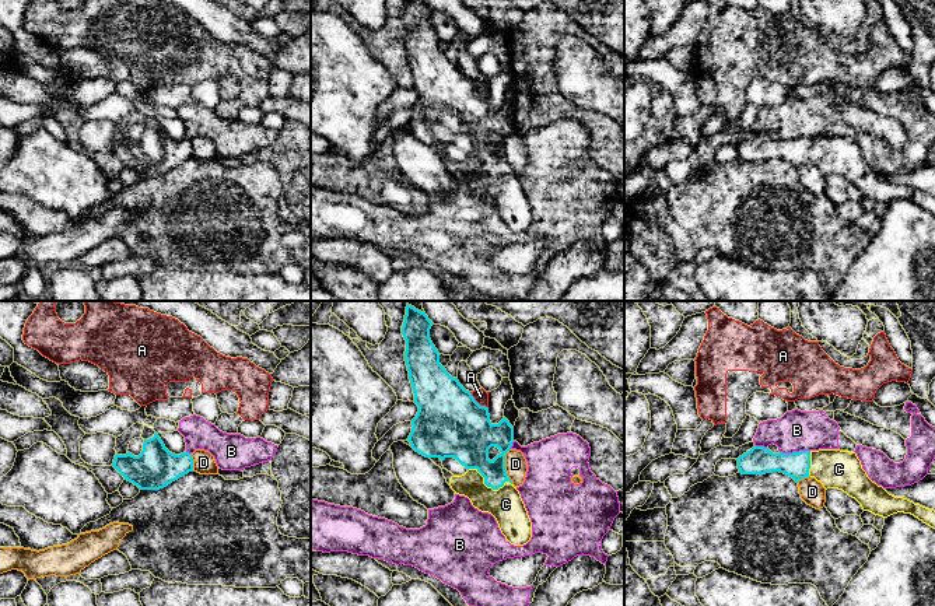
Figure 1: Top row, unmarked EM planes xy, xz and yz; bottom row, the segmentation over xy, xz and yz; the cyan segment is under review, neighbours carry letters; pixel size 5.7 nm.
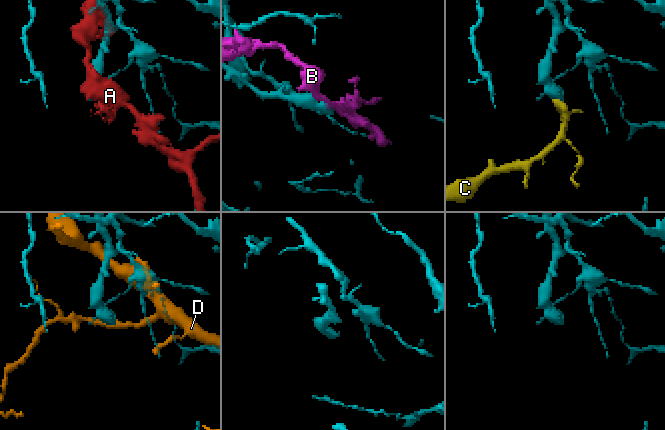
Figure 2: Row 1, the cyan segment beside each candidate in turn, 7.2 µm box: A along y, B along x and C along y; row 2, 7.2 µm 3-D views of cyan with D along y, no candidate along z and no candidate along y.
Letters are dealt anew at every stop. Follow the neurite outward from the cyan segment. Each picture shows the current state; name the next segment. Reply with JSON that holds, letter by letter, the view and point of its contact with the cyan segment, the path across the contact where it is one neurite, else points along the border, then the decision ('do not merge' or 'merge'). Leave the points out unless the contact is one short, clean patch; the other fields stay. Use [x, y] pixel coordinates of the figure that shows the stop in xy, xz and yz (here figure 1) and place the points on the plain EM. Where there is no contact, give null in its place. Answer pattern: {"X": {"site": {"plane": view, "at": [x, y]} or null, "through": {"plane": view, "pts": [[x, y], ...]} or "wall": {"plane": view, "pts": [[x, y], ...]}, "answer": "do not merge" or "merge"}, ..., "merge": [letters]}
{"A": {"site": {"plane": "xz", "at": [476, 88]}, "answer": "do not merge"}, "B": {"site": {"plane": "yz", "at": [794, 139]}, "answer": "do not merge"}, "C": {"site": {"plane": "xz", "at": [487, 172]}, "through": {"plane": "xz", "pts": [[469, 133], [487, 172], [505, 191]]}, "answer": "merge"}, "D": {"site": {"plane": "xz", "at": [504, 153]}, "answer": "do not merge"}, "merge": ["C"]}

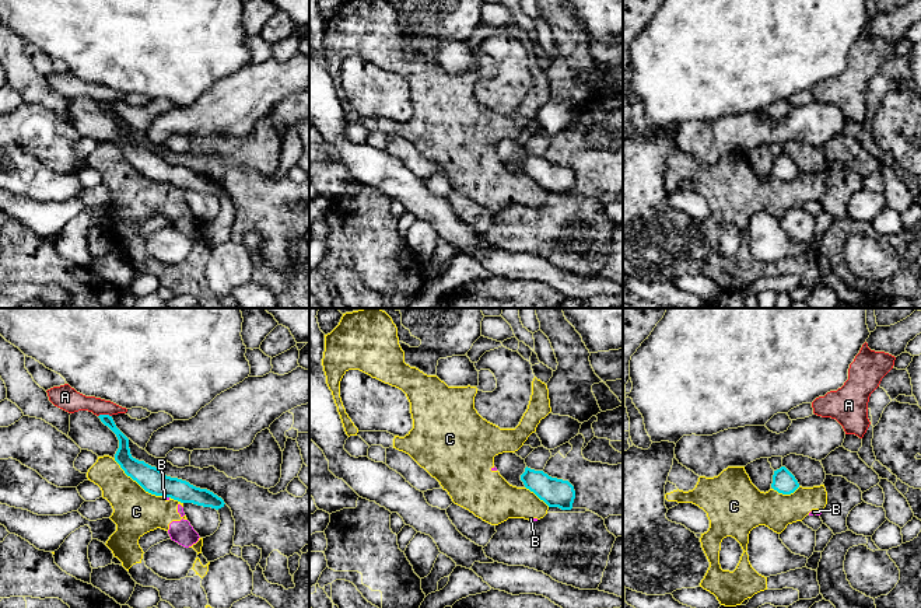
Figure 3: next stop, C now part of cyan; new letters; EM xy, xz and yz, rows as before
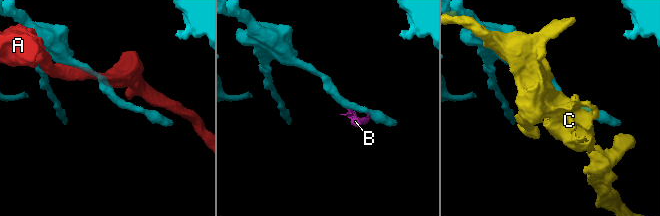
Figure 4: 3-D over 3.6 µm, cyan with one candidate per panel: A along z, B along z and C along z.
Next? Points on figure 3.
{"A": {"site": {"plane": "xy", "at": [104, 101]}, "answer": "do not merge"}, "B": {"site": {"plane": "xy", "at": [167, 182]}, "wall": {"plane": "xy", "pts": [[164, 182], [168, 184]]}, "answer": "do not merge"}, "C": {"site": {"plane": "xy", "at": [137, 168]}, "answer": "do not merge"}, "merge": []}

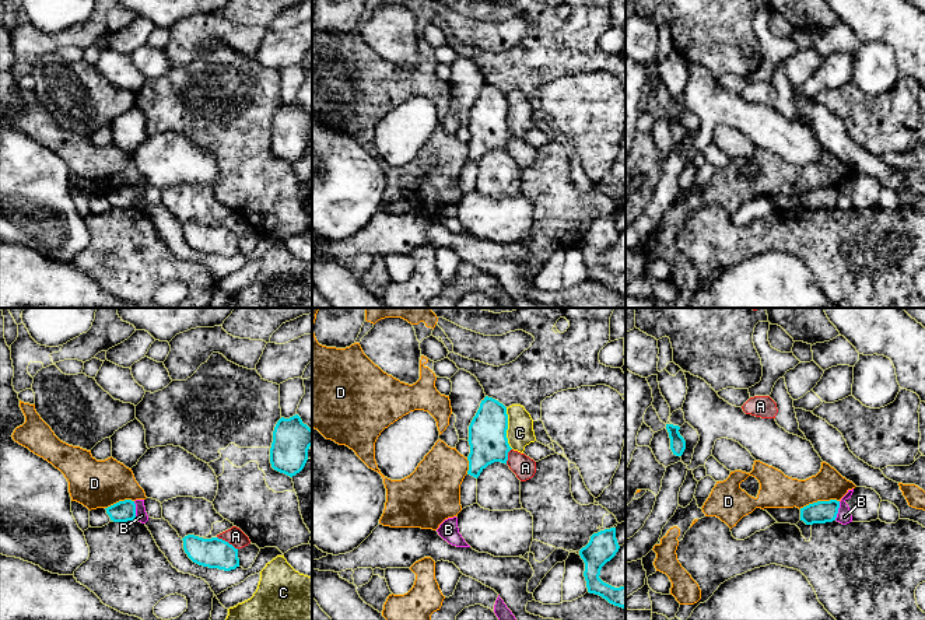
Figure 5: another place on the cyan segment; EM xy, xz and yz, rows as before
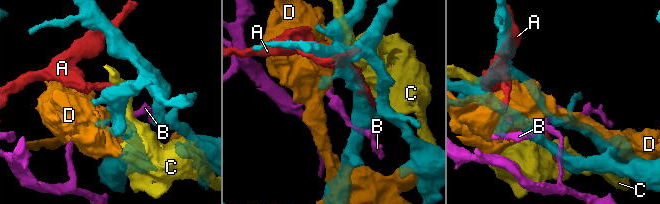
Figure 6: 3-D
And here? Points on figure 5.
{"A": {"site": {"plane": "xy", "at": [227, 228]}, "answer": "do not merge"}, "B": {"site": {"plane": "yz", "at": [837, 198]}, "wall": {"plane": "yz", "pts": [[840, 188], [834, 206]]}, "answer": "do not merge"}, "C": {"site": {"plane": "xz", "at": [507, 115]}, "answer": "do not merge"}, "D": {"site": {"plane": "yz", "at": [819, 188]}, "answer": "do not merge"}, "merge": []}

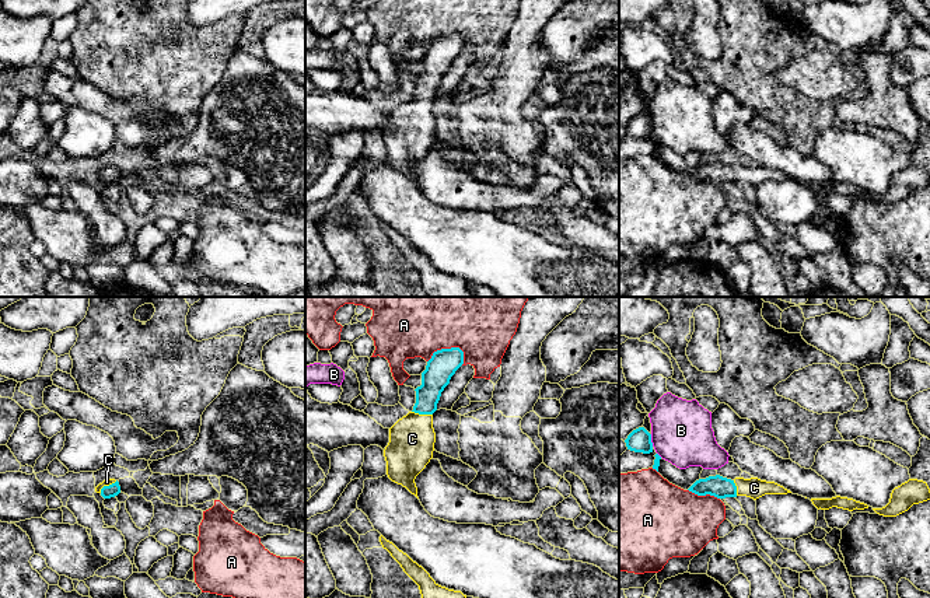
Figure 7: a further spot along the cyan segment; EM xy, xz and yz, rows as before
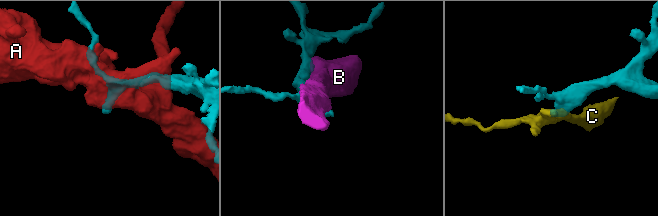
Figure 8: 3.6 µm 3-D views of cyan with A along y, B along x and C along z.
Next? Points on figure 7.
{"A": {"site": {"plane": "xz", "at": [444, 35]}, "answer": "do not merge"}, "B": {"site": {"plane": "yz", "at": [650, 126]}, "answer": "do not merge"}, "C": {"site": {"plane": "xz", "at": [422, 100]}, "through": {"plane": "xz", "pts": [[436, 63], [422, 100], [412, 125]]}, "answer": "merge"}, "merge": ["C"]}

